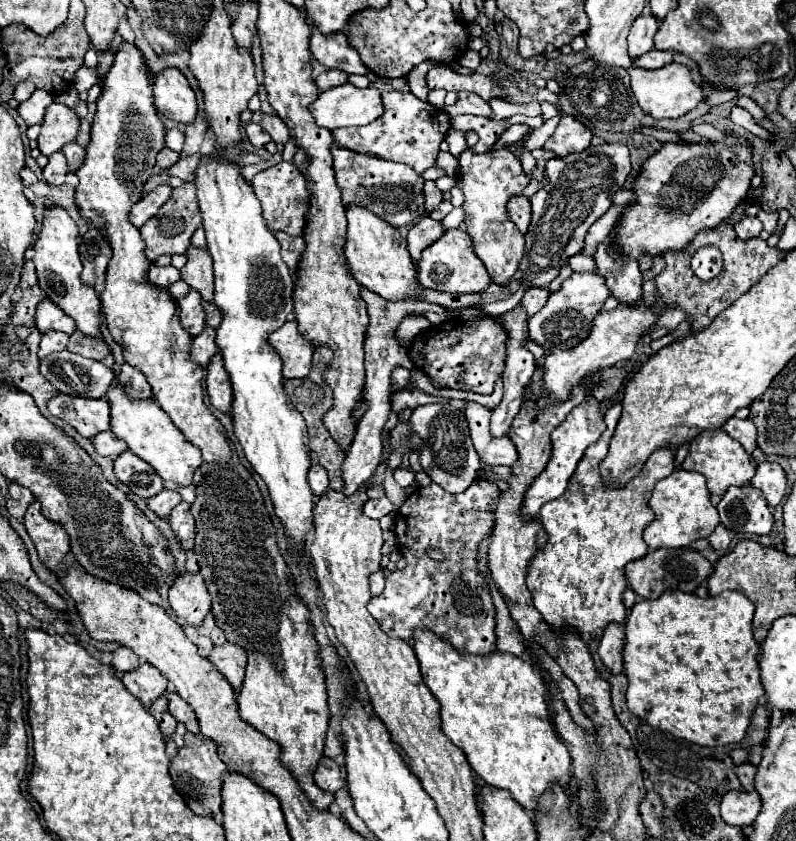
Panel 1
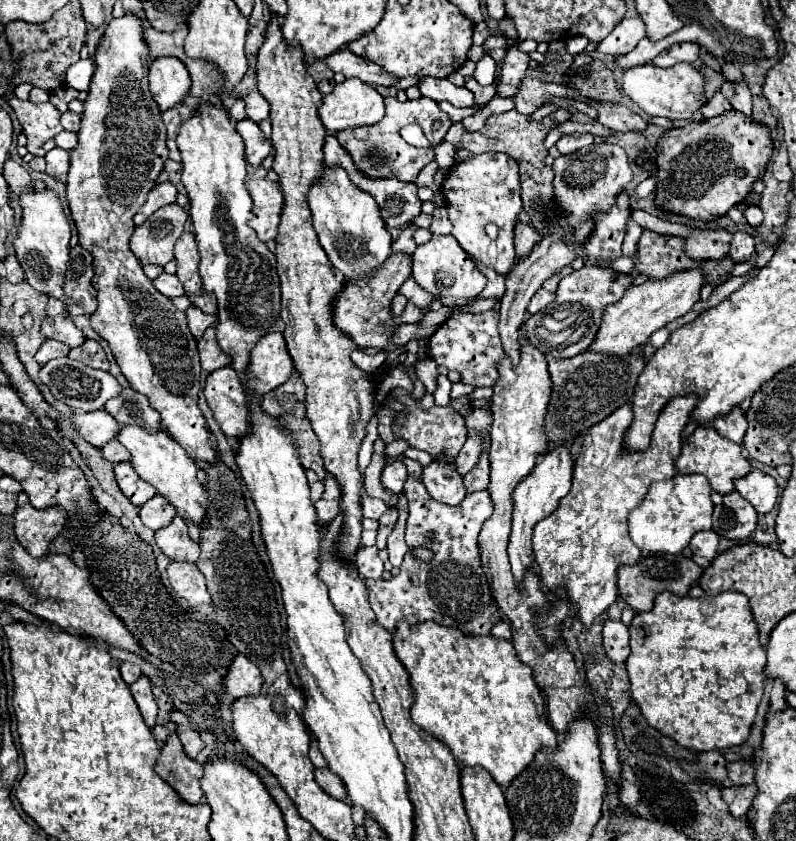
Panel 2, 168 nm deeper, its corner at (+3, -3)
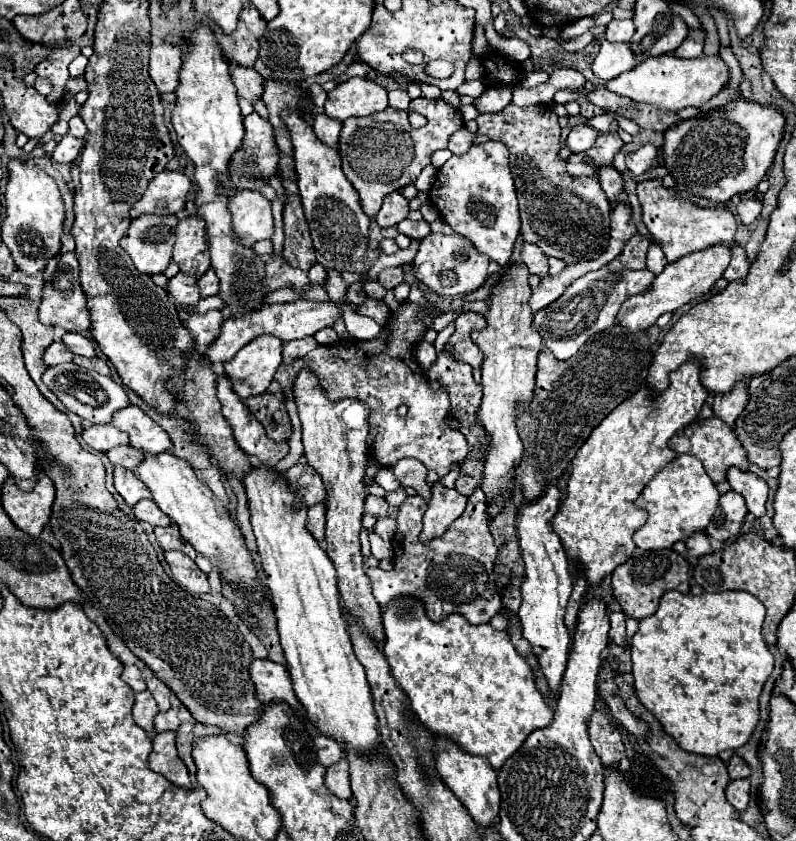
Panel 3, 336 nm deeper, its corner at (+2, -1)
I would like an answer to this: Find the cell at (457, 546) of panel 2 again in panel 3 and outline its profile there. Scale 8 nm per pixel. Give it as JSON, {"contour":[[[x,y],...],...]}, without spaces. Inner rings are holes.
{"contour":[[[477,488],[469,496],[465,512],[445,530],[445,534],[441,538],[435,538],[429,544],[421,544],[419,532],[423,528],[421,520],[423,520],[427,506],[429,506],[427,500],[423,500],[423,496],[419,496],[419,494],[407,496],[405,502],[401,504],[399,516],[397,516],[397,532],[393,536],[393,570],[389,570],[389,572],[377,570],[377,568],[367,570],[375,600],[379,602],[379,606],[389,606],[395,598],[413,596],[423,602],[425,612],[433,622],[441,622],[449,614],[461,614],[467,618],[469,624],[487,624],[501,610],[501,598],[497,594],[497,584],[495,584],[497,576],[493,570],[495,558],[497,558],[497,548],[495,548],[491,532],[489,532],[489,520],[487,520],[487,508],[485,508],[487,498],[485,498],[483,490]]]}

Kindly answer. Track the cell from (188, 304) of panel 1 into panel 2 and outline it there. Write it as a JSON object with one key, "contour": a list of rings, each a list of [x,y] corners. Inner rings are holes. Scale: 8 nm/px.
{"contour":[[[190,306],[188,310],[186,310],[186,316],[188,316],[188,326],[190,326],[190,332],[192,332],[192,336],[196,338],[196,340],[200,340],[202,336],[204,336],[204,330],[208,328],[208,326],[212,326],[212,324],[216,324],[216,316],[210,316],[210,314],[204,314],[204,312],[200,312],[198,308],[194,308],[194,306]]]}

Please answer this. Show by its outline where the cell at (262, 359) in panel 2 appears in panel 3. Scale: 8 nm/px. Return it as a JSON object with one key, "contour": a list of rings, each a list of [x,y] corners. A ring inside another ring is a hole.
{"contour":[[[259,336],[243,346],[233,360],[223,364],[225,374],[231,378],[233,390],[245,400],[253,394],[263,394],[273,382],[281,366],[283,342],[275,336]]]}

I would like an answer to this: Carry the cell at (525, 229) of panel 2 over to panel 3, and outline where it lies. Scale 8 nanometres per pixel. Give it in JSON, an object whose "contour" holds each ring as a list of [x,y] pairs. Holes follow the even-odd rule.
{"contour":[[[523,244],[523,250],[521,250],[521,260],[525,262],[525,266],[529,268],[531,274],[547,274],[549,270],[549,264],[547,264],[547,256],[543,254],[543,250],[535,244]]]}

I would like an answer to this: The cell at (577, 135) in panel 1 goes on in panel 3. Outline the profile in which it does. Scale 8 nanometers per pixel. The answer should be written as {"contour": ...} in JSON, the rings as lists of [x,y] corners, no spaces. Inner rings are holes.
{"contour":[[[577,124],[571,128],[567,140],[565,140],[565,146],[571,150],[571,152],[585,152],[593,146],[597,138],[597,130],[587,126],[587,124]]]}

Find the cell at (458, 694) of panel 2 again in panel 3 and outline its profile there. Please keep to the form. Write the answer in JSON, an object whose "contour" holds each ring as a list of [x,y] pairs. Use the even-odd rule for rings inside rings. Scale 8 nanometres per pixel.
{"contour":[[[417,598],[391,602],[391,606],[383,610],[383,628],[385,658],[391,664],[393,678],[405,690],[413,712],[435,736],[449,738],[463,752],[485,756],[493,768],[501,768],[533,730],[553,722],[553,710],[545,704],[529,664],[517,654],[507,632],[499,632],[491,624],[471,626],[461,614],[451,614],[441,624],[431,622]]]}

